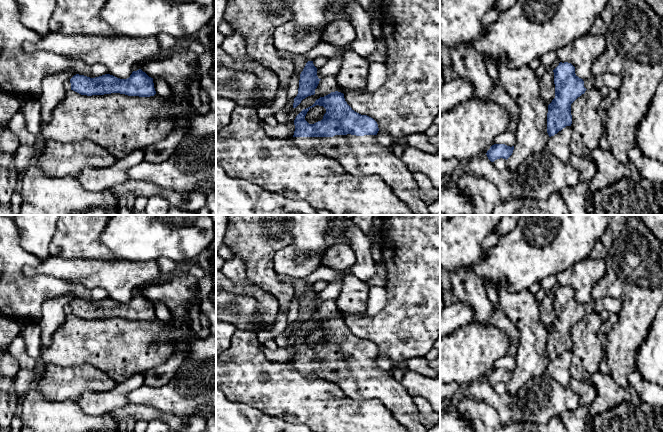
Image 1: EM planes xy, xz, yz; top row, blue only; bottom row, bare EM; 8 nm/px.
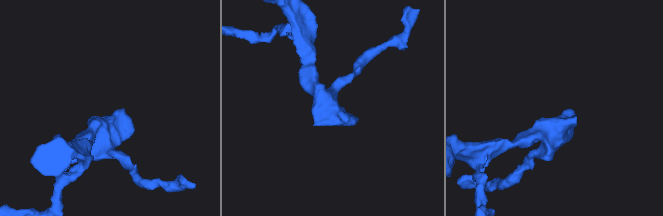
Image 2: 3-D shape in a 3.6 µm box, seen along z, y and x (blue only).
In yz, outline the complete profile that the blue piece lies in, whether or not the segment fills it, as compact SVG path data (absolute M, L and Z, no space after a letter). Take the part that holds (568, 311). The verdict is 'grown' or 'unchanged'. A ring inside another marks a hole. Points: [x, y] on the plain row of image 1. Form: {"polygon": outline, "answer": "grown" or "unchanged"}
{"polygon": "M560 286L553 294L555 322L548 329L547 357L554 360L566 350L571 350L571 328L590 312L601 313L603 310L616 313L621 309L621 301L604 297L581 303L575 298L575 291L568 286Z", "answer": "grown"}

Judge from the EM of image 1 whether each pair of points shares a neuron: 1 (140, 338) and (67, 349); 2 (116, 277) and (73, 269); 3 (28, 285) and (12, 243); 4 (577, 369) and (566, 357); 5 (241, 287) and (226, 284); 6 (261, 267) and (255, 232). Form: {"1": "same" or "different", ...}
{"1": "same", "2": "same", "3": "same", "4": "different", "5": "same", "6": "same"}

